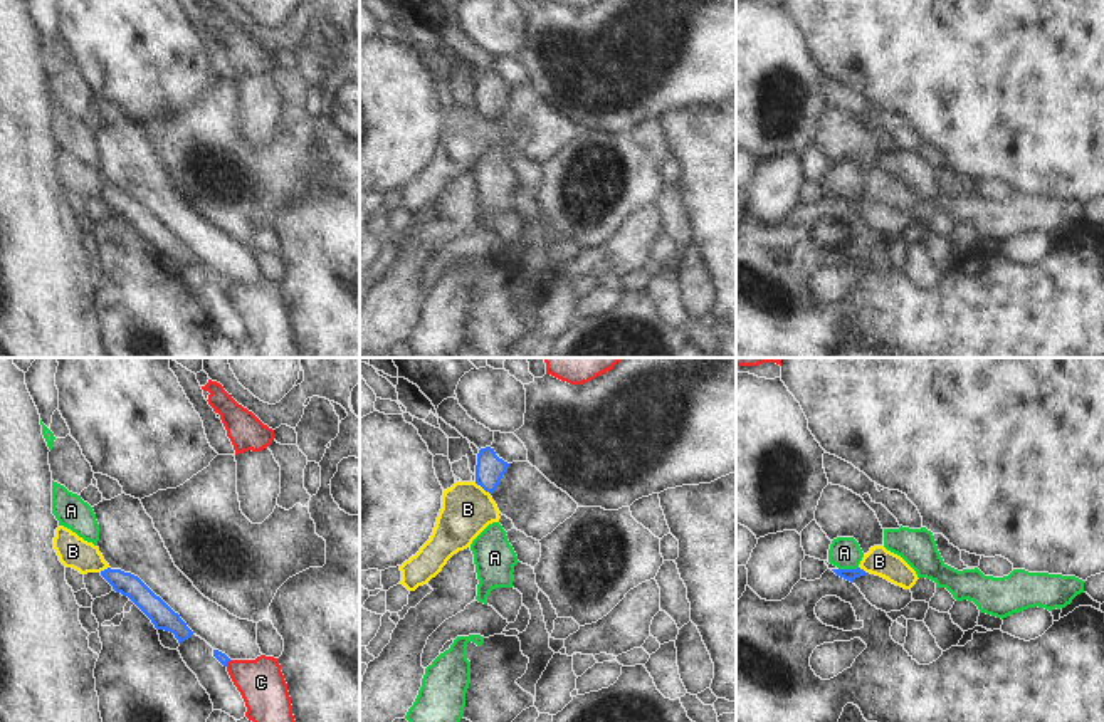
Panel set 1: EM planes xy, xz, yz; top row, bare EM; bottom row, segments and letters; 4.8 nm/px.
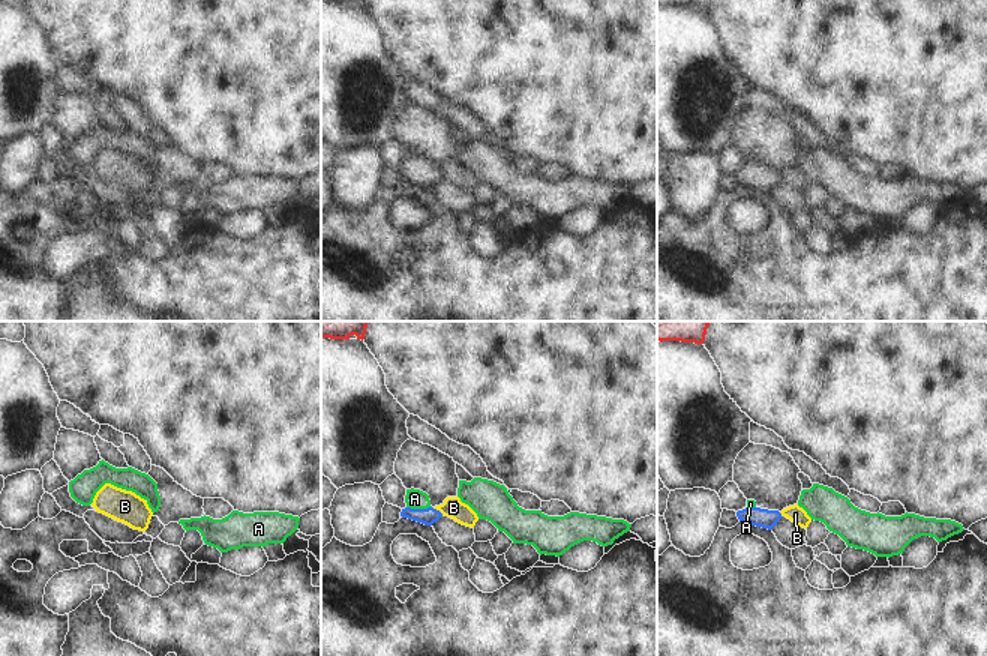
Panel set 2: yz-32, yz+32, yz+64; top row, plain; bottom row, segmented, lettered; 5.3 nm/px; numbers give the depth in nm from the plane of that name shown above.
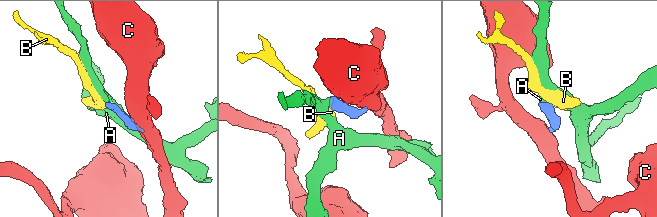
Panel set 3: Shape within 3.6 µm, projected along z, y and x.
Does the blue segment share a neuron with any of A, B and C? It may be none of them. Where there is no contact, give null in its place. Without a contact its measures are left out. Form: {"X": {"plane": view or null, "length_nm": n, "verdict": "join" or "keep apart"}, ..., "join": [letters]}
{"A": {"plane": "yz", "length_nm": 100, "verdict": "join"}, "B": {"plane": "xz", "length_nm": 100, "verdict": "keep apart"}, "C": {"plane": "xy", "length_nm": 40, "verdict": "keep apart"}, "join": ["A"]}

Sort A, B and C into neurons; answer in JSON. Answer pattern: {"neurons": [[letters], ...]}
{"neurons": [["A"], ["B"], ["C"]]}

